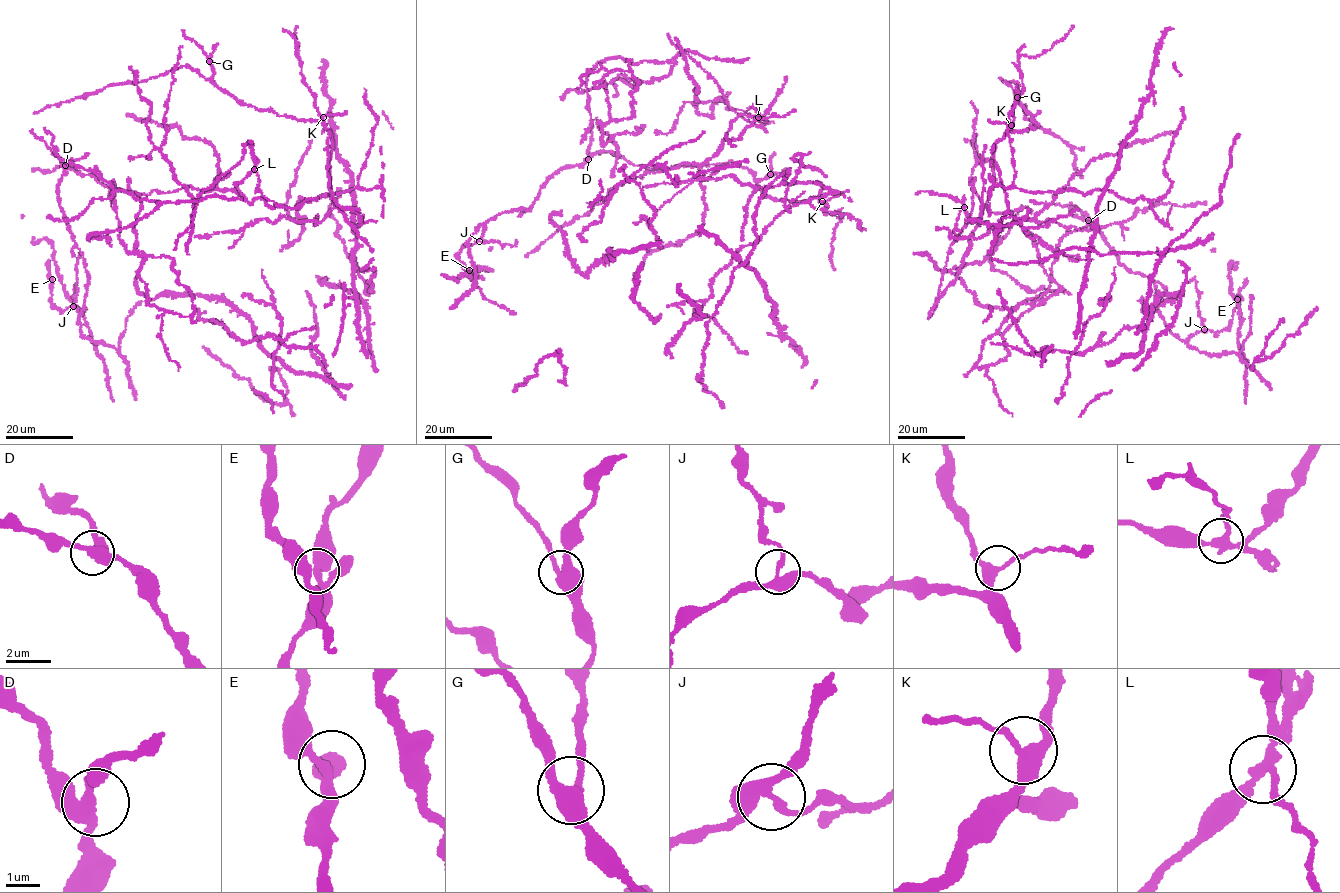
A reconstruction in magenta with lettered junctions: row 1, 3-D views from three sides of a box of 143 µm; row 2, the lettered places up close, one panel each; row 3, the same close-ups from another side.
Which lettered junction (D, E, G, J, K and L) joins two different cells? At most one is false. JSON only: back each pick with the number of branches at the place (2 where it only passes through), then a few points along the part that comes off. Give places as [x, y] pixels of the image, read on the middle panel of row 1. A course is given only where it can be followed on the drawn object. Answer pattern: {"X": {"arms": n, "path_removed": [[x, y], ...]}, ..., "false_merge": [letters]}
{"L": {"arms": 3, "path_removed": [[758, 117], [759, 112], [752, 105], [756, 112]]}, "false_merge": ["L"]}

